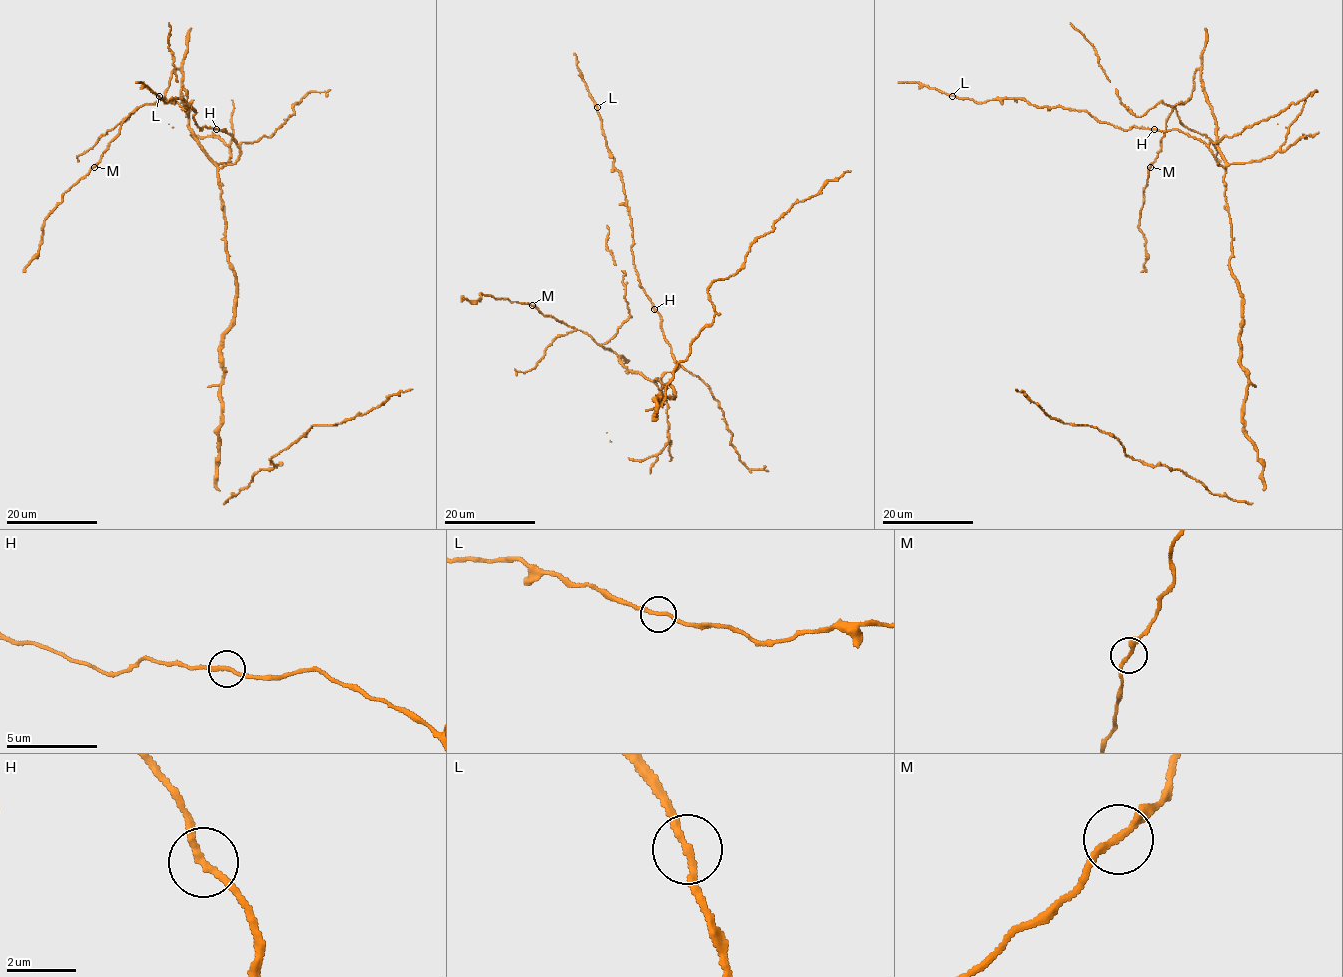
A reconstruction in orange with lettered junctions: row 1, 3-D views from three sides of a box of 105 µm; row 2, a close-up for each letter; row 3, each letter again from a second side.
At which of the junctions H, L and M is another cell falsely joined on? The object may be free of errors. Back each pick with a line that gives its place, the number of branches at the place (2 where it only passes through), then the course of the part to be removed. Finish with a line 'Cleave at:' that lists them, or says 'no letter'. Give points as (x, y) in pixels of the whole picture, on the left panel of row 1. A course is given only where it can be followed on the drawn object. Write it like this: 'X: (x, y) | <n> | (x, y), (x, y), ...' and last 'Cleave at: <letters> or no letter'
Cleave at: no letter

